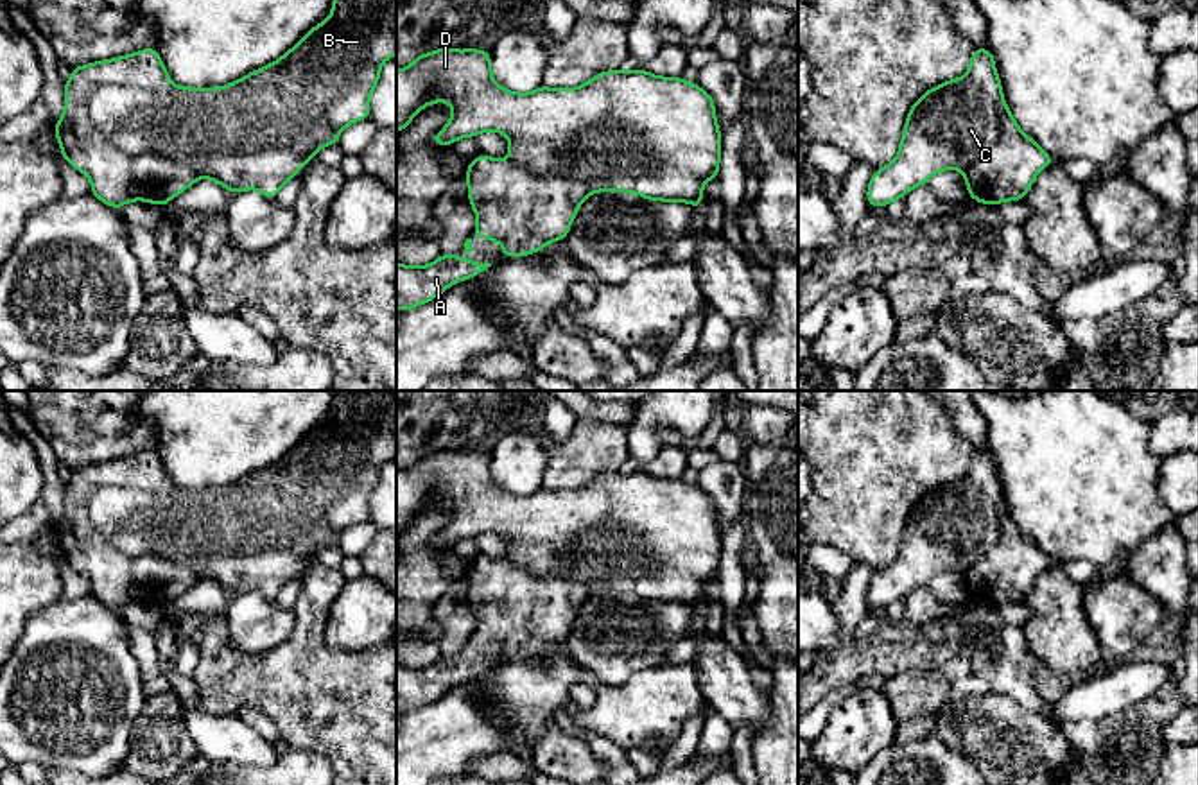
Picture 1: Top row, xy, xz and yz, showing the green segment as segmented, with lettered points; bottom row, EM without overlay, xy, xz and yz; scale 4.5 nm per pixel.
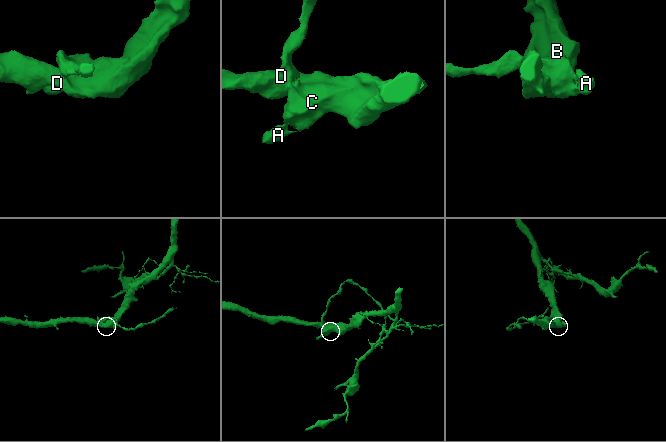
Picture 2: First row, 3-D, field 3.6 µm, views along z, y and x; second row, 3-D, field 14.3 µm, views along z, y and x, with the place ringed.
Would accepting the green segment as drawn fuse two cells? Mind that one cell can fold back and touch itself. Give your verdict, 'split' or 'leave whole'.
split

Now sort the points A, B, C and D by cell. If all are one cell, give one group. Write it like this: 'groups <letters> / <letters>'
groups A / B C D

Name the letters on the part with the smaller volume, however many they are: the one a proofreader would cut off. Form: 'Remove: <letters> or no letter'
Remove: A

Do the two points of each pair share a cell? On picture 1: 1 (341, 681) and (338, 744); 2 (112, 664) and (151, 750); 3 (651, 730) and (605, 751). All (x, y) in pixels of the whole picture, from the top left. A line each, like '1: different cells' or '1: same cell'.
1: same cell
2: different cells
3: different cells

